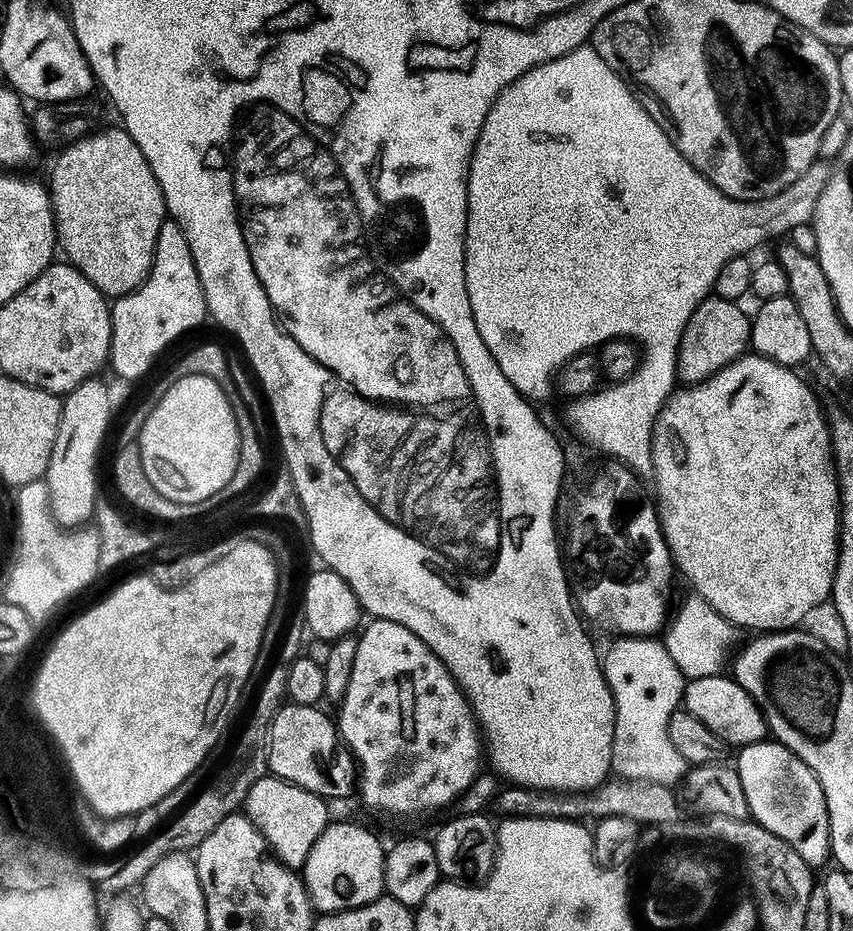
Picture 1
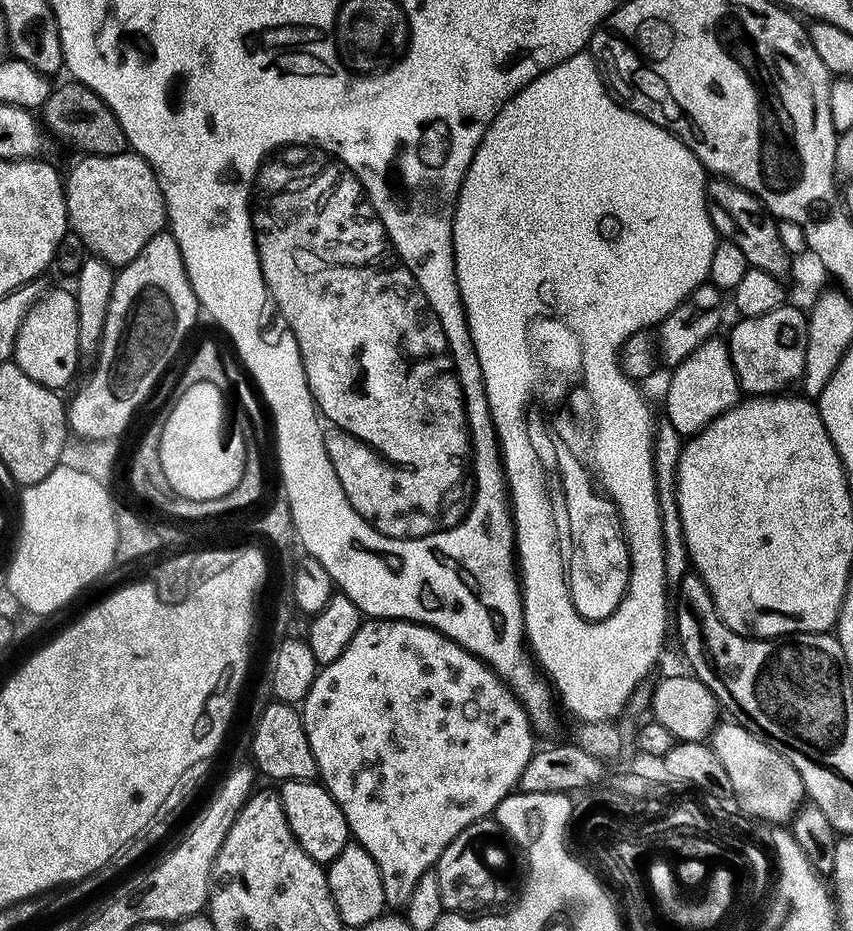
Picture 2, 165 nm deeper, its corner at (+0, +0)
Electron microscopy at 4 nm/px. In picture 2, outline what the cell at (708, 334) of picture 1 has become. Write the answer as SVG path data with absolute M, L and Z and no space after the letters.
M713 338L702 342L681 364L675 365L671 372L668 389L664 392L663 415L682 438L695 436L710 422L714 422L714 418L739 404L742 399L730 350L723 339Z

